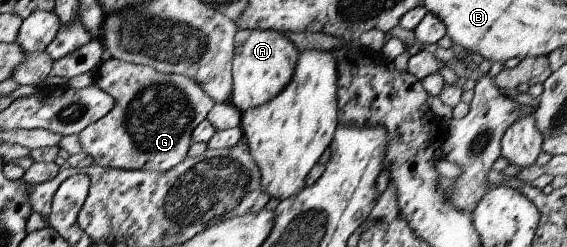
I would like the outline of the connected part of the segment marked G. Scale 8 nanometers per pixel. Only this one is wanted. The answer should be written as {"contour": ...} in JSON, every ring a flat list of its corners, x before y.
{"contour":[[108,59,97,68,94,84,114,99,114,108,79,134,83,153,94,159,94,165,111,169,167,171,188,156,195,128,207,119,216,104,191,78,170,73,156,74,148,65,135,65,120,59]]}

